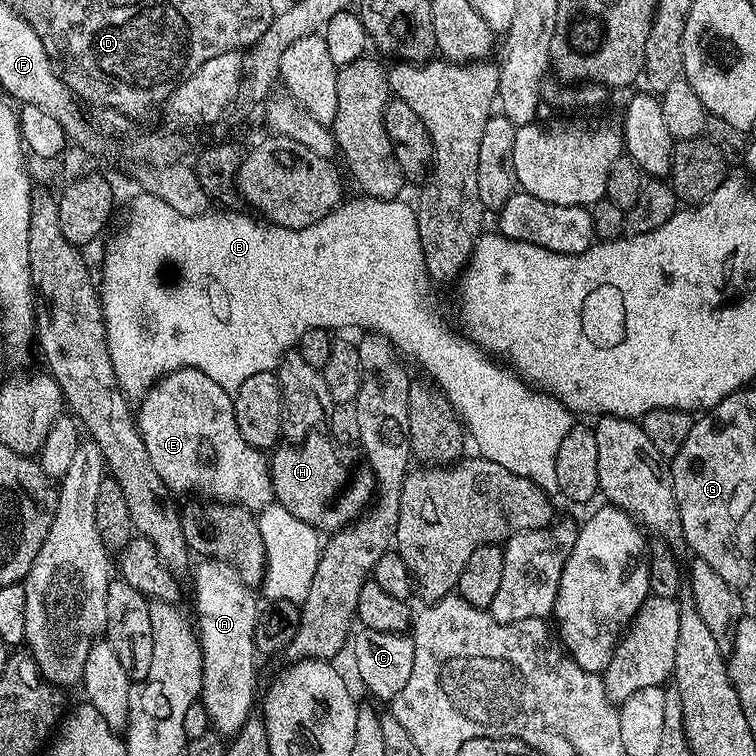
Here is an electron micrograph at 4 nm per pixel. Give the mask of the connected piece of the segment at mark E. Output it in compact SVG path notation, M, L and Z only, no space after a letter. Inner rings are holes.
M180 368L152 385L141 399L145 400L140 408L138 404L134 419L142 442L146 442L146 454L150 454L154 470L158 470L158 478L166 482L172 493L183 497L193 492L196 496L212 496L208 498L222 504L240 504L243 508L259 510L274 500L272 465L269 457L261 449L250 446L240 433L232 398L229 389L218 386L218 382L202 374L202 370Z

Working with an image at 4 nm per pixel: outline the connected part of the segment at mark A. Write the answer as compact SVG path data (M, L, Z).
M227 566L216 567L220 568L200 568L196 572L196 620L194 616L194 624L198 629L200 653L204 663L199 703L206 706L209 725L221 736L231 738L242 730L245 722L248 721L248 717L253 715L252 703L255 700L257 703L258 700L258 692L256 696L257 593L246 587L231 568Z

